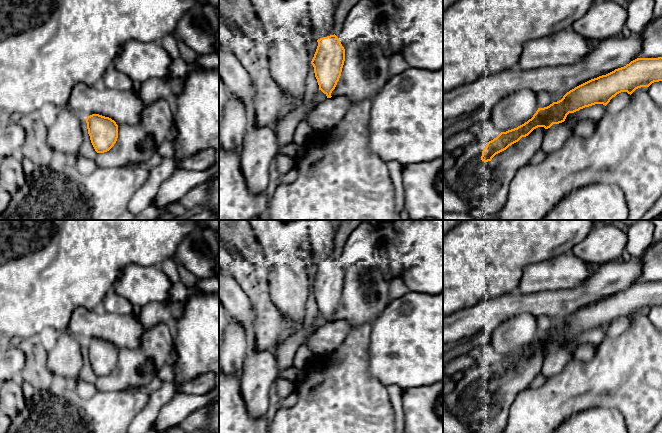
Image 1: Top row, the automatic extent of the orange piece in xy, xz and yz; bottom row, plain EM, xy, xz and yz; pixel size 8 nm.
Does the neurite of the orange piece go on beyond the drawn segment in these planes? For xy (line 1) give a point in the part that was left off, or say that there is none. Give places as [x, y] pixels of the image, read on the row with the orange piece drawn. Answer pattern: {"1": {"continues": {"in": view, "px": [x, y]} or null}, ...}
{"1": {"continues": null}}

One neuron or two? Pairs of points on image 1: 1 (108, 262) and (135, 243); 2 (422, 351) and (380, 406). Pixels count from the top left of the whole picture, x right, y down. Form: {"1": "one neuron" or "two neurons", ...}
{"1": "one neuron", "2": "two neurons"}

